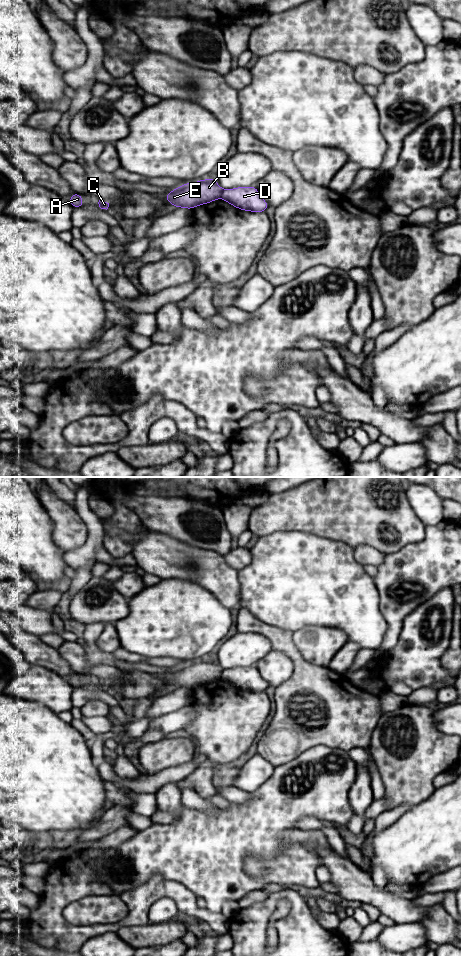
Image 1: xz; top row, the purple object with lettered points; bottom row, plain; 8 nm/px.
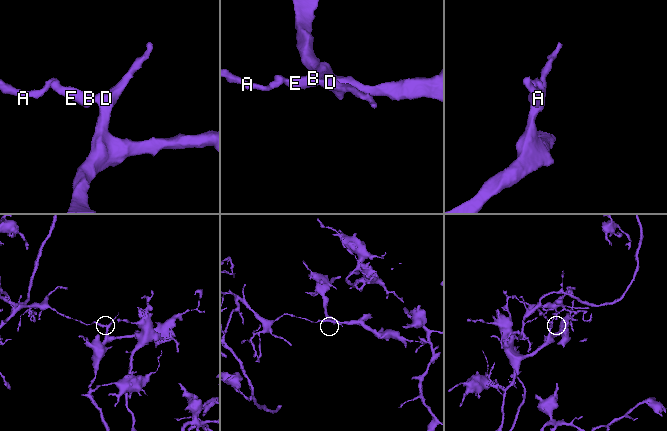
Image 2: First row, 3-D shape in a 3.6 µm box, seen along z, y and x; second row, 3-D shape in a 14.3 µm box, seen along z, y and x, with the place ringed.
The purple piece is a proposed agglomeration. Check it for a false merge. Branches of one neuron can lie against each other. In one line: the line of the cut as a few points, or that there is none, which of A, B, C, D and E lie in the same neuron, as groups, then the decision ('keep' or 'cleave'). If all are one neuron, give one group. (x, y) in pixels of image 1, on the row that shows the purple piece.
cut xz (223, 190), (221, 196); groups A B C E / D; cleave

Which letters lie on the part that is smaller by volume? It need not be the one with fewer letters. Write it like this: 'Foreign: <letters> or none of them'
Foreign: A, B, C, E

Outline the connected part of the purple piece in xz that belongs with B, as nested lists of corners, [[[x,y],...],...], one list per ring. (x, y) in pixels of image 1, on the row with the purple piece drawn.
[[[208,178],[183,184],[164,196],[169,204],[176,208],[184,207],[191,210],[220,199],[222,191],[214,178]]]

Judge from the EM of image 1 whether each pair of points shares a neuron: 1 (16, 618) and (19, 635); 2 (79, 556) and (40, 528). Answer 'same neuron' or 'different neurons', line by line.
1: different neurons
2: different neurons

